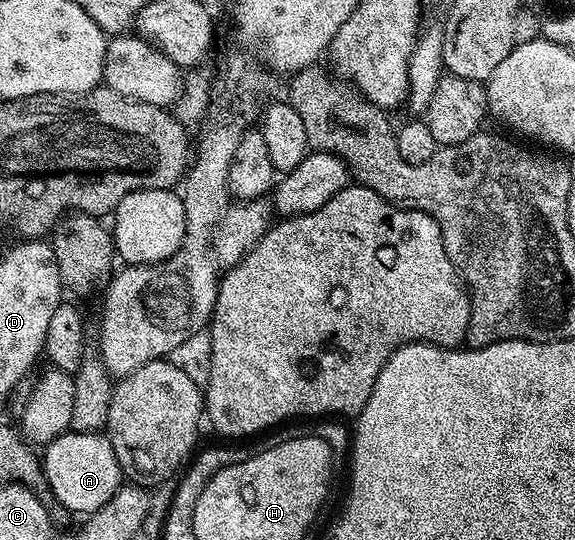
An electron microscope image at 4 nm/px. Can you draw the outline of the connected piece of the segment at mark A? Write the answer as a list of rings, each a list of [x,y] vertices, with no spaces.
[[[68,432],[57,436],[57,440],[53,440],[42,451],[41,465],[45,486],[51,489],[52,496],[65,509],[72,510],[78,516],[92,514],[97,512],[97,508],[109,504],[121,485],[119,461],[111,441],[103,432]]]

